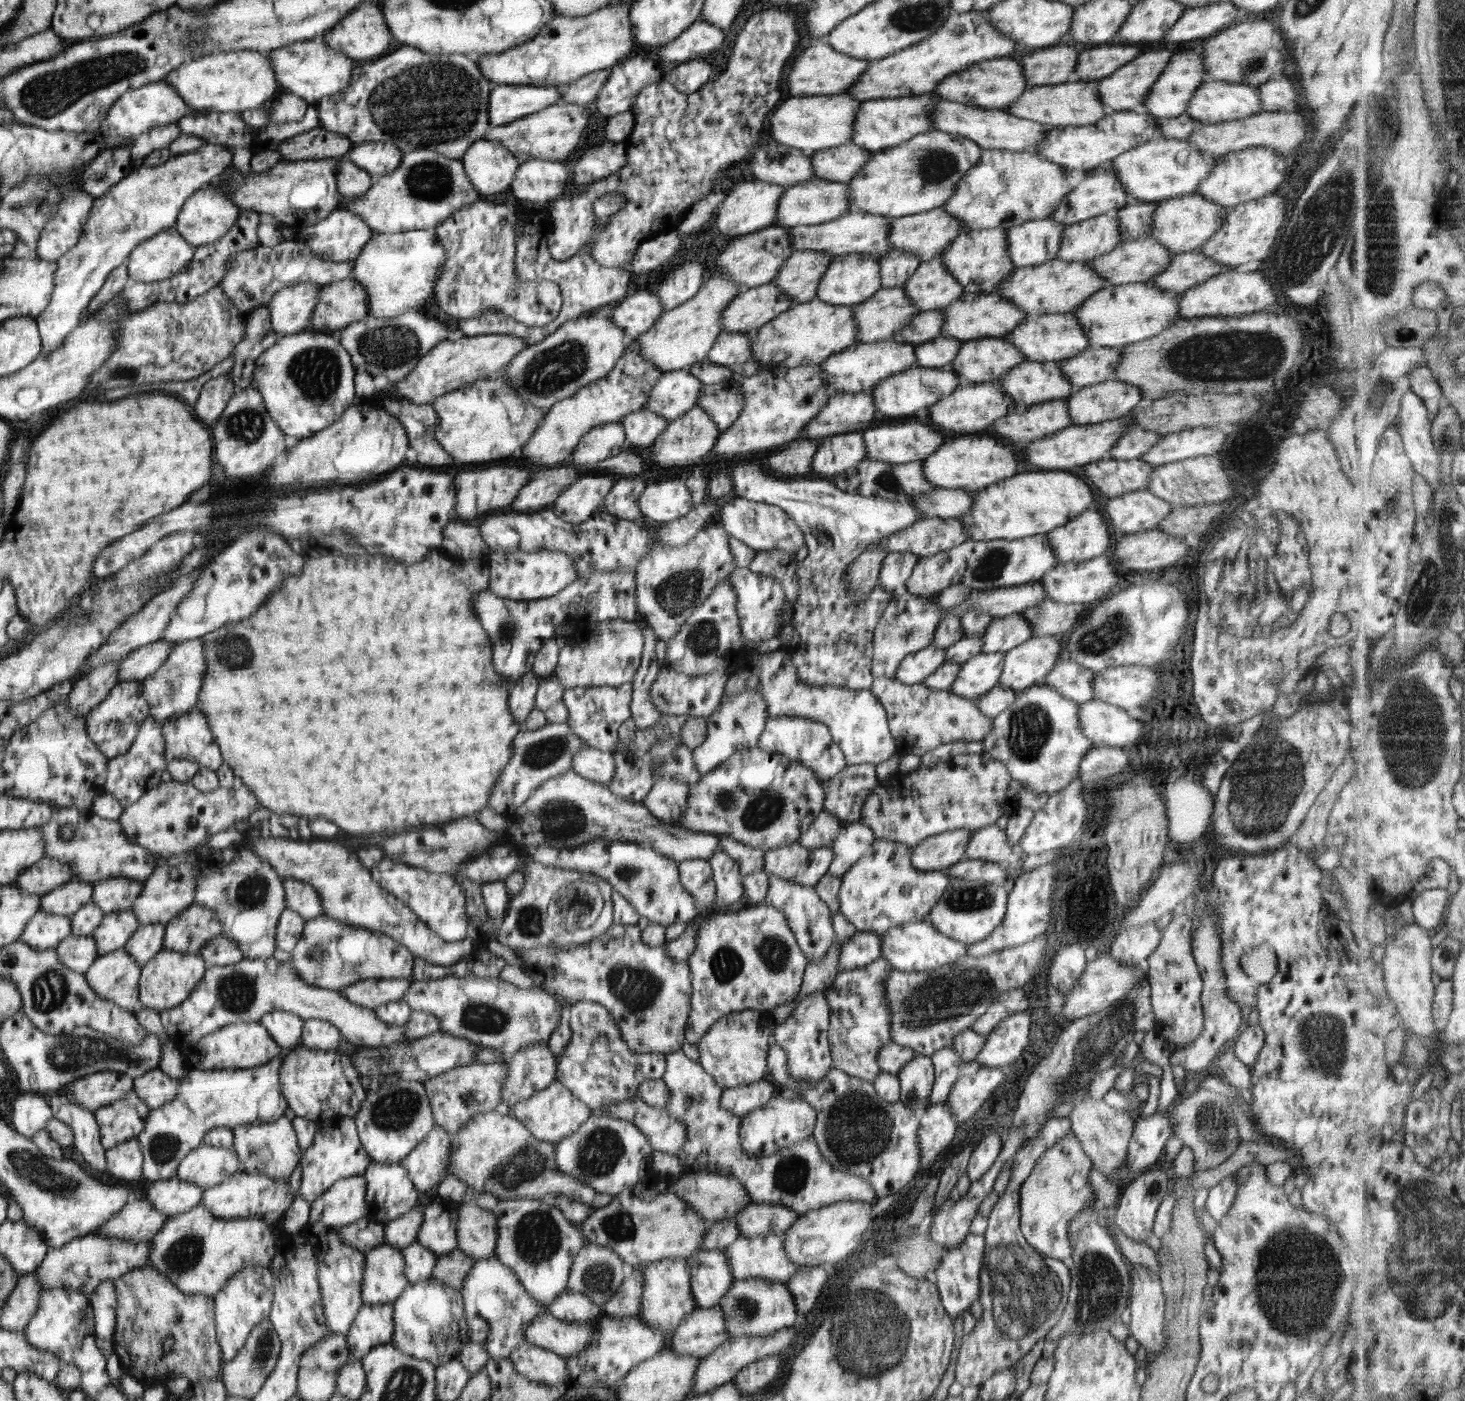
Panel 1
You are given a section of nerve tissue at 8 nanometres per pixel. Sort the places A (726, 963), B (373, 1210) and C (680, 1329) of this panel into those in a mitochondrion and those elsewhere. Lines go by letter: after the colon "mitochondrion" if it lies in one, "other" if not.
A: mitochondrion
B: other
C: other

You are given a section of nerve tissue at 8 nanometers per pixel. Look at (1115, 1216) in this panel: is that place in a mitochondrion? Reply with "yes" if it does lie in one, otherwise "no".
no

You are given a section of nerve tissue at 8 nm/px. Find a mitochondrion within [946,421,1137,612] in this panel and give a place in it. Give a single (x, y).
(988, 568)

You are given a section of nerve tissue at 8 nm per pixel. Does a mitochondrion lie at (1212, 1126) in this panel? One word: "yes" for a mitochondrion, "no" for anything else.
yes

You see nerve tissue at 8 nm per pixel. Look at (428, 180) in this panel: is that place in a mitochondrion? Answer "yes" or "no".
yes

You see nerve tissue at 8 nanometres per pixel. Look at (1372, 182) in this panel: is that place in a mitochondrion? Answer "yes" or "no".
yes

